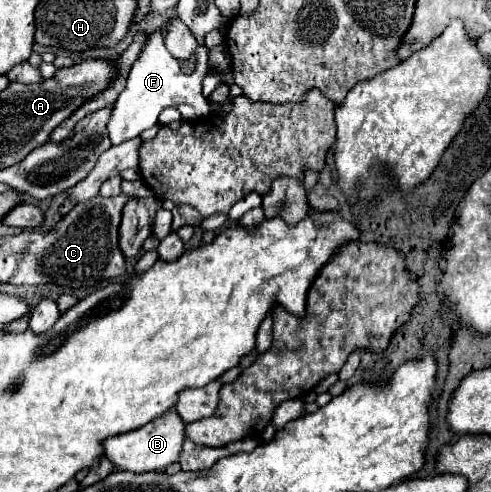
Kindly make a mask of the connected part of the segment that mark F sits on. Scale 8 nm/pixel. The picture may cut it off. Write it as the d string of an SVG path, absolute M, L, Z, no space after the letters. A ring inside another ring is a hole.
M169 20L147 34L147 42L137 62L133 64L133 70L129 72L125 88L119 94L119 98L129 98L129 100L115 100L113 104L113 112L107 122L107 136L111 144L121 144L125 140L139 136L143 130L151 128L157 122L157 116L169 106L177 108L183 114L183 120L189 120L189 122L209 116L209 102L203 98L202 94L202 82L205 78L209 49L205 46L198 46L195 52L197 68L191 76L185 76L179 68L179 60L173 58L165 46L167 24Z

